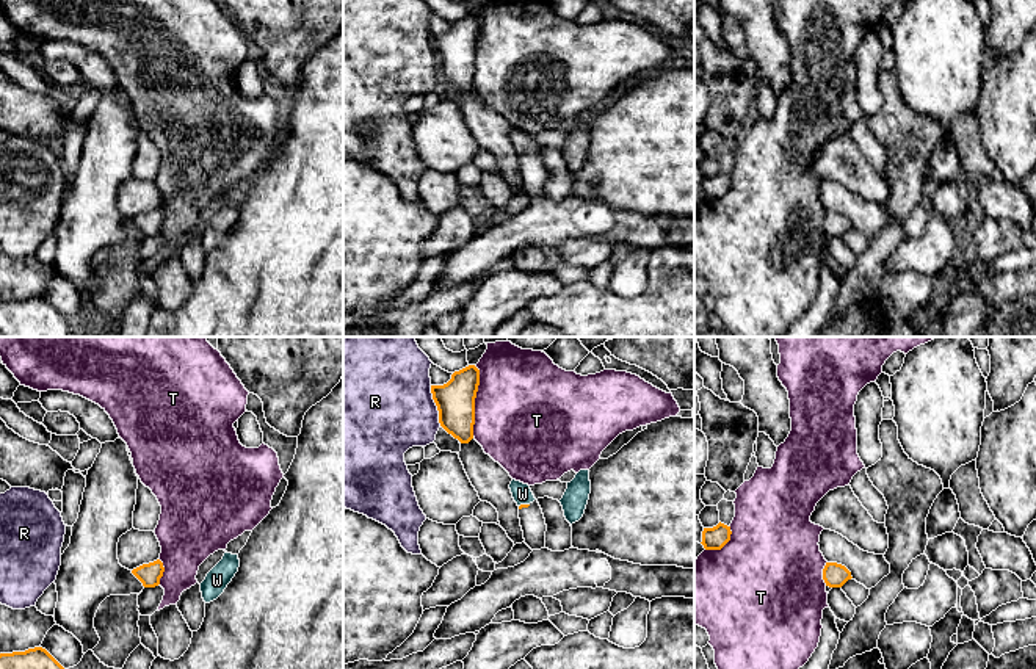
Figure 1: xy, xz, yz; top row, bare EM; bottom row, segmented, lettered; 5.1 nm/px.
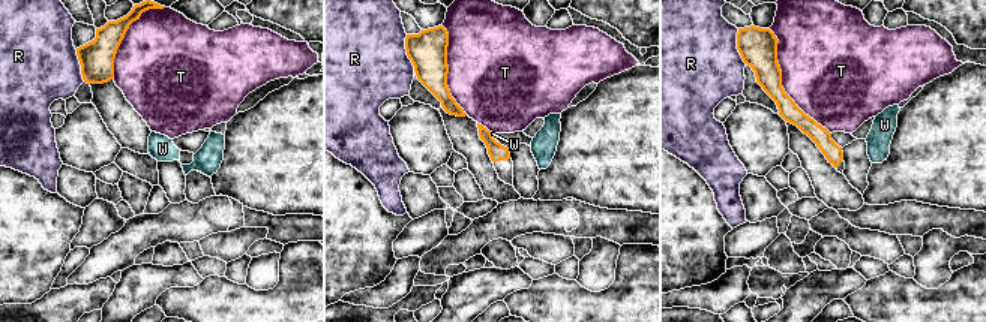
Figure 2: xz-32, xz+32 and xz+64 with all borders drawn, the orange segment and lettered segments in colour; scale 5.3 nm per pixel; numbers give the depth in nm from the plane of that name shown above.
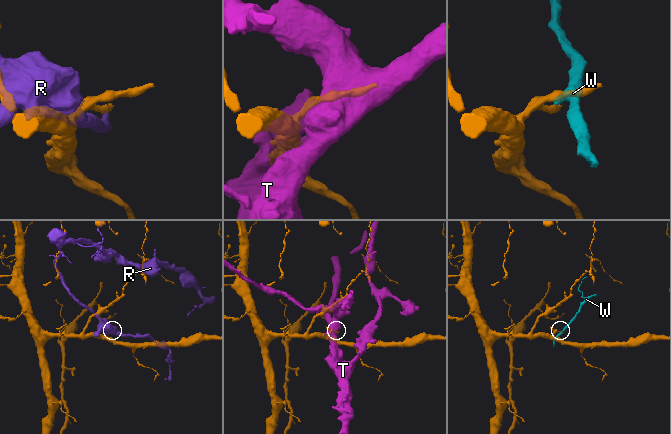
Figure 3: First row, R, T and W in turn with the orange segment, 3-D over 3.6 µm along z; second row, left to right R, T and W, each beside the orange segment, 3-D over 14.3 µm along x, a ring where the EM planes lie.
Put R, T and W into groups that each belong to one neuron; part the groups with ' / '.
R / T / W

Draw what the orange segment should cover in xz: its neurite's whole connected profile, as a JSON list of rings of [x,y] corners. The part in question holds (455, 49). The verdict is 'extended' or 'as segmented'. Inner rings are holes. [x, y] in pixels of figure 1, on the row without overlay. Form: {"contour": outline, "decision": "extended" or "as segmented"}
{"contour": [[[475,14],[455,20],[444,34],[431,34],[440,75],[461,92],[473,88],[478,34],[480,19]]], "decision": "as segmented"}

